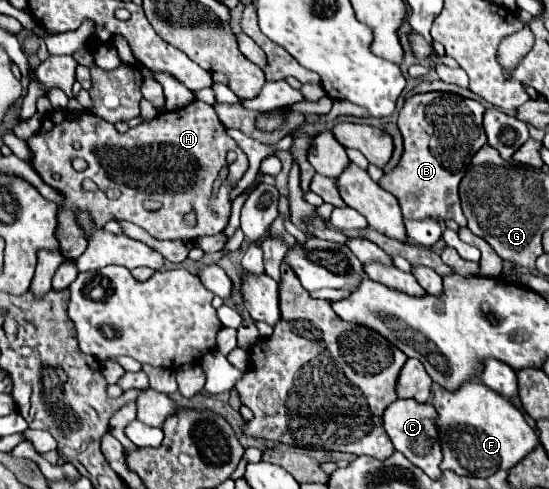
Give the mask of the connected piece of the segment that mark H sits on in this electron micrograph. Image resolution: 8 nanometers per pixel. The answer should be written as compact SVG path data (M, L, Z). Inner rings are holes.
M192 101L182 111L174 113L160 113L152 121L146 121L138 127L128 129L126 133L118 133L114 125L106 123L104 119L92 115L90 111L52 111L44 117L42 127L36 135L32 135L28 141L28 147L32 151L30 165L34 171L42 177L44 183L54 187L58 193L62 193L64 203L58 207L58 227L56 227L56 239L60 243L60 251L68 259L78 259L88 243L88 233L80 227L78 215L88 213L96 227L102 227L106 221L132 221L146 229L156 239L188 239L194 241L198 235L216 235L224 231L228 219L230 219L230 199L228 193L236 187L238 179L248 169L248 159L244 151L234 143L234 139L226 133L226 127L218 119L214 107L202 101ZM228 149L234 149L238 153L238 159L234 163L226 161ZM72 157L84 157L88 167L86 171L74 171L70 165ZM222 169L228 169L226 181L218 187L218 193L214 195L214 181L218 179L218 173ZM84 181L92 181L94 187L84 187ZM194 213L196 225L184 225L184 215Z

